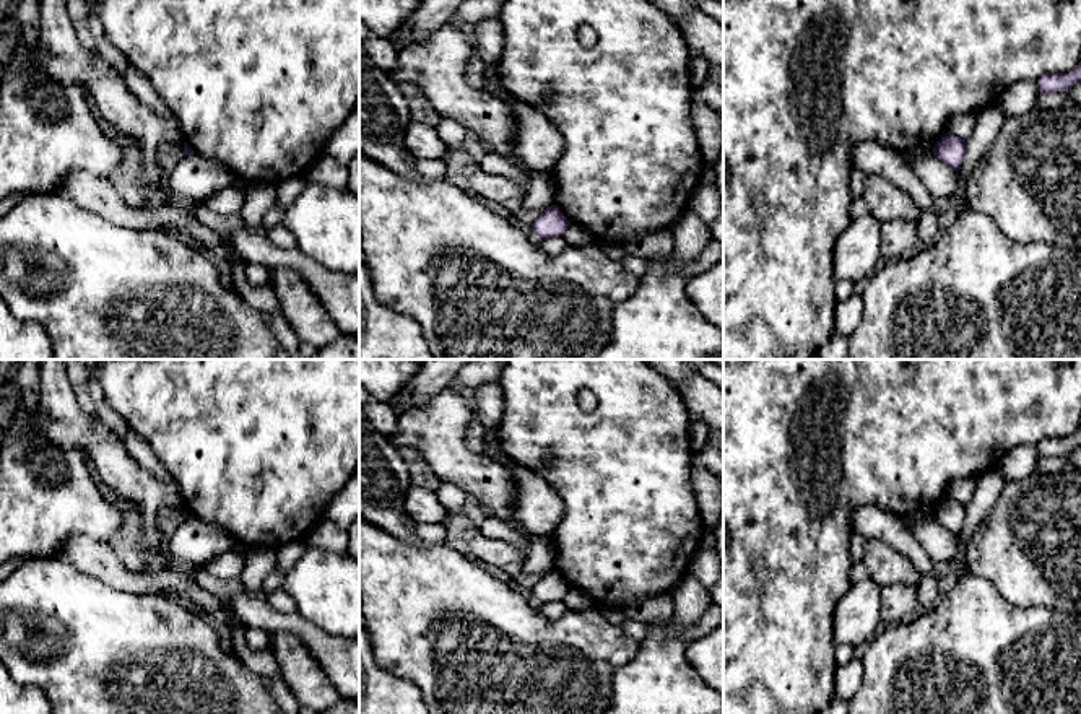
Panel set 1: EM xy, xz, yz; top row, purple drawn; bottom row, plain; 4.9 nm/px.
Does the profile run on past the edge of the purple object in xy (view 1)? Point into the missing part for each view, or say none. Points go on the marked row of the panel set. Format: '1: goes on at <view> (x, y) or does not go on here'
1: does not go on here

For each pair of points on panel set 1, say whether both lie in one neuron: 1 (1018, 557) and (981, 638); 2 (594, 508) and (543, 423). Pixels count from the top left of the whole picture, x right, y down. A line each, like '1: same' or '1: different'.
1: different
2: same

